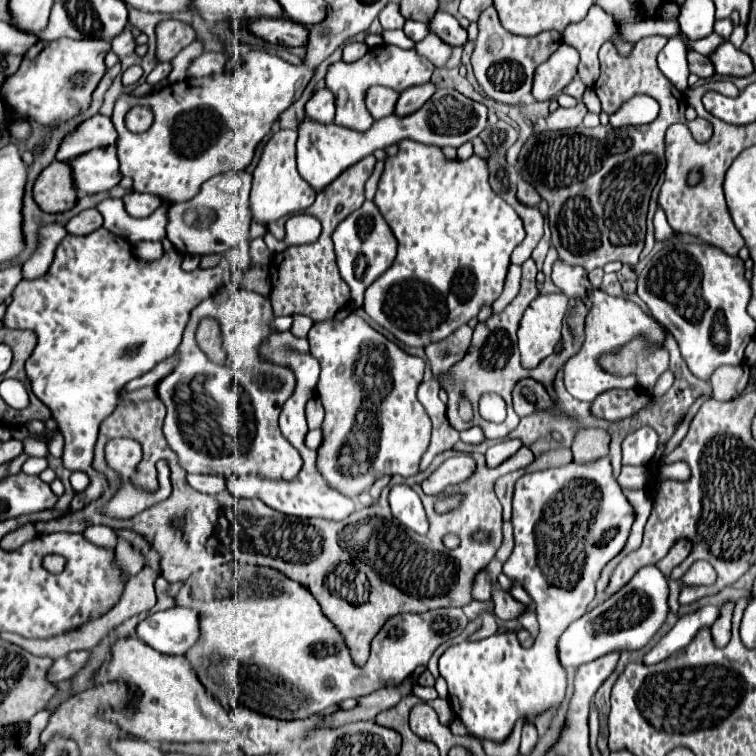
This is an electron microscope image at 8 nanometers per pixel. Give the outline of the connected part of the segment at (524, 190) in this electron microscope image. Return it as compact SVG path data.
M525 180L519 182L519 190L517 190L517 200L525 206L537 206L541 196L535 192L535 188L531 184L527 184Z

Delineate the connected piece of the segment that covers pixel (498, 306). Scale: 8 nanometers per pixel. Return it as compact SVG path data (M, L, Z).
M511 264L511 266L509 266L507 280L505 280L505 290L503 290L503 294L499 296L499 300L495 302L493 314L503 312L503 308L507 308L507 304L511 304L511 300L519 294L519 286L521 286L521 266Z

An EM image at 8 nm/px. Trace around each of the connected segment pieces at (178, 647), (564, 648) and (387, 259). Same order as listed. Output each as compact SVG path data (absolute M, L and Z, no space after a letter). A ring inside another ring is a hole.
M173 606L163 612L155 612L147 616L137 626L137 636L149 644L151 648L163 652L163 654L187 654L189 648L193 648L201 640L201 620L199 614L193 608L187 606Z
M657 566L641 568L619 592L597 604L585 616L575 620L559 640L559 658L563 666L579 668L611 652L641 650L659 632L669 614L669 582Z
M367 200L359 210L351 212L333 232L333 242L335 242L335 254L337 254L337 266L343 276L343 280L351 288L351 300L353 306L359 308L363 304L363 292L367 286L379 278L395 260L397 254L397 240L387 226L385 218L381 216L379 208ZM365 258L365 260L363 260Z

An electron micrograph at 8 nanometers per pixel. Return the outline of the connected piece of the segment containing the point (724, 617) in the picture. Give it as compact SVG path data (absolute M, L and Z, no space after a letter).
M727 602L723 608L721 608L721 616L719 620L713 624L711 628L711 636L713 636L713 644L723 648L729 644L729 638L731 638L731 612L733 612L733 604Z

